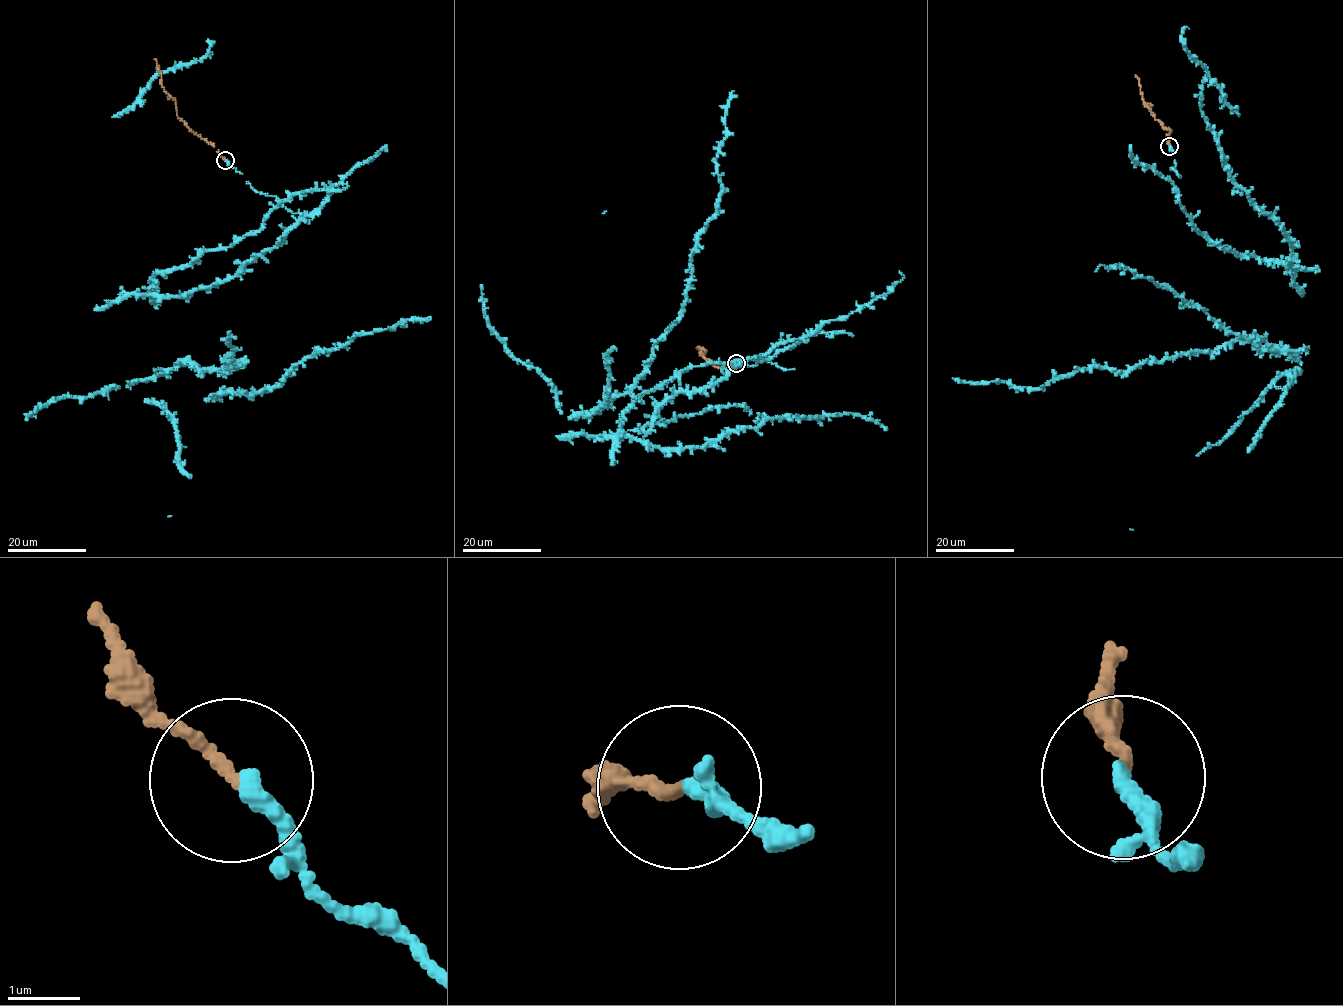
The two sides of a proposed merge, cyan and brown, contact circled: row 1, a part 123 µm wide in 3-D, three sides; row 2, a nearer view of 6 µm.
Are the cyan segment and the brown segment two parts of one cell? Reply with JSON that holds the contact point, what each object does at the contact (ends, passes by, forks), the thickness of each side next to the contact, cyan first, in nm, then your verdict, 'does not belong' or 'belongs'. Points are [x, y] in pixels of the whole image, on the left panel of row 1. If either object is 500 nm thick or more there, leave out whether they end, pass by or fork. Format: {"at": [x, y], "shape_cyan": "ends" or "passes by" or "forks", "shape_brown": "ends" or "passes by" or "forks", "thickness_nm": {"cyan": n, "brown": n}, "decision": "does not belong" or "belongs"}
{"at": [225, 160], "shape_cyan": "ends", "shape_brown": "ends", "thickness_nm": {"cyan": 240, "brown": 150}, "decision": "belongs"}

